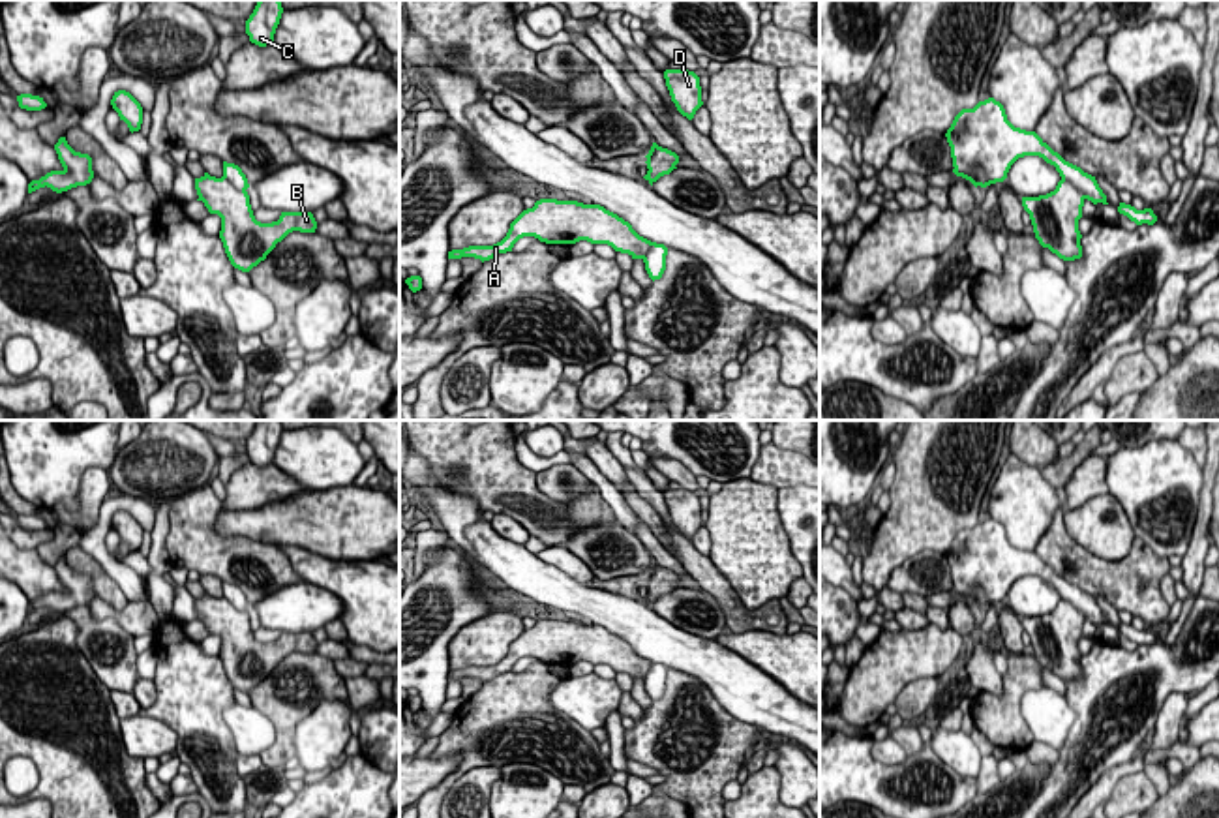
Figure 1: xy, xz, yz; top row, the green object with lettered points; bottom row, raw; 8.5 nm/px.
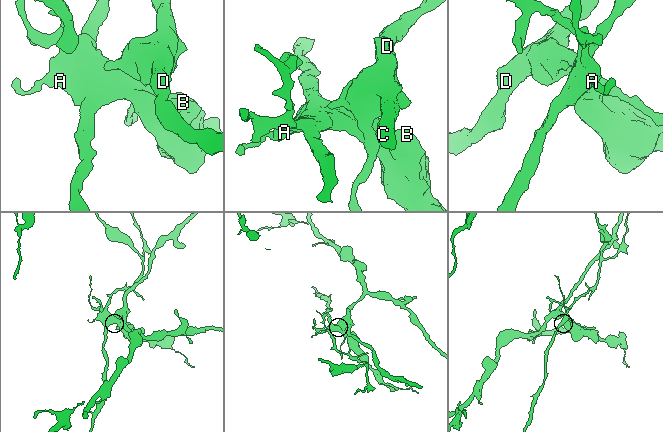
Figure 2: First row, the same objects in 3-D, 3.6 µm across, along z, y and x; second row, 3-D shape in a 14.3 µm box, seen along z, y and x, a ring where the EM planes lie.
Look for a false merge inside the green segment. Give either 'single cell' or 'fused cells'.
fused cells

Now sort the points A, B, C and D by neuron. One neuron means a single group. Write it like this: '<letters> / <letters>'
A B / C D

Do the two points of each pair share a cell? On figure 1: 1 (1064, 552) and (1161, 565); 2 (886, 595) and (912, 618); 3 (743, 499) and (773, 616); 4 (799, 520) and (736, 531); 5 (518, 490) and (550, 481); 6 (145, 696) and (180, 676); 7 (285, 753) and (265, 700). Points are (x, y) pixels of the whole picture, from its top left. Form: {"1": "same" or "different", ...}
{"1": "same", "2": "same", "3": "different", "4": "different", "5": "different", "6": "different", "7": "same"}

